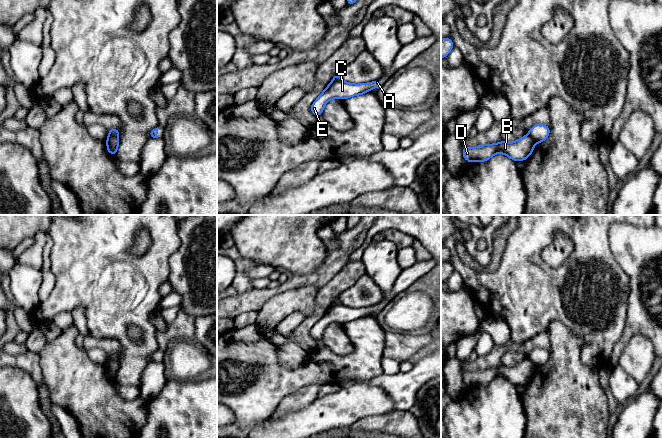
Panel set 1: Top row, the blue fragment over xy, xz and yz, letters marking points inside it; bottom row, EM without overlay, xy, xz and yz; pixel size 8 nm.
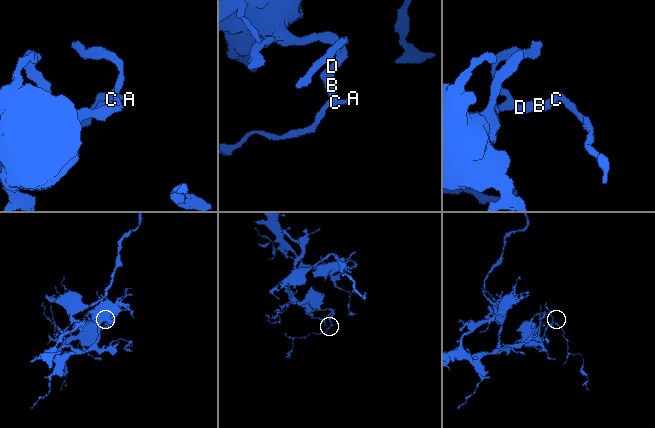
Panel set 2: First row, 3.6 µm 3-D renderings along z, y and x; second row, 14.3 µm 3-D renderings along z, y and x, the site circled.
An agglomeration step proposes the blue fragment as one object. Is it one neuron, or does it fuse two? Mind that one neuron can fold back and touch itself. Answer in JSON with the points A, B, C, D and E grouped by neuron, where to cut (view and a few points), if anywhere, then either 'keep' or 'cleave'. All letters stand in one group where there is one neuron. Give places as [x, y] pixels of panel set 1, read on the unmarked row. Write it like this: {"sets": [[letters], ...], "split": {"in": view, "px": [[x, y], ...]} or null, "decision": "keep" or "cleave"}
{"sets": [["A", "C", "E"], ["B", "D"]], "split": {"in": "yz", "px": [[528, 358], [535, 367]]}, "decision": "cleave"}

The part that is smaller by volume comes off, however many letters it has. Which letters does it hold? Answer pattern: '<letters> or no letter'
A, C, E

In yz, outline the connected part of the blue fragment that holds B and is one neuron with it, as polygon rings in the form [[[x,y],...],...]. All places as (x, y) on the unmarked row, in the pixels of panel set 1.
[[[528,358],[512,367],[501,364],[497,368],[480,368],[474,372],[462,370],[462,377],[464,383],[469,387],[488,385],[497,377],[505,378],[513,385],[525,385],[532,378],[535,368]]]

